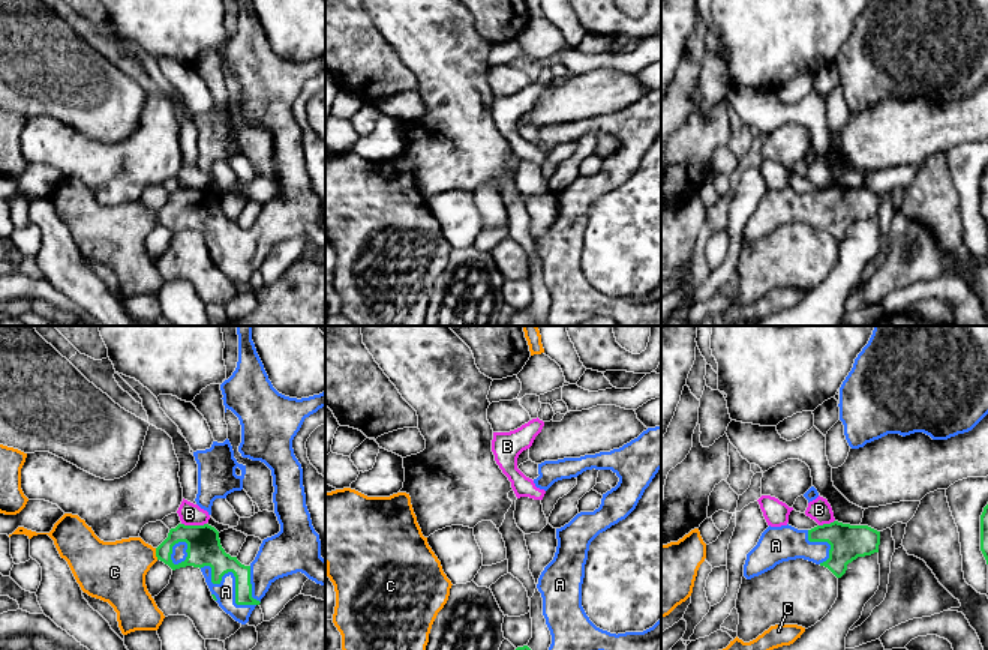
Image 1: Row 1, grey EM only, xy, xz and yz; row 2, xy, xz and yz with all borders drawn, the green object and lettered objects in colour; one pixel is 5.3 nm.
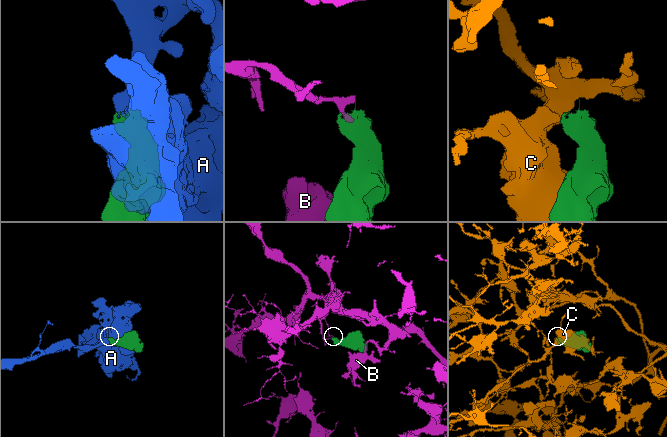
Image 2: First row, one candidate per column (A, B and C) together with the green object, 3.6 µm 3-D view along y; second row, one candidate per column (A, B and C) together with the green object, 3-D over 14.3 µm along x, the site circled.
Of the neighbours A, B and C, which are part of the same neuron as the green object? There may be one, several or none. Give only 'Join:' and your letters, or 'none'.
Join: A

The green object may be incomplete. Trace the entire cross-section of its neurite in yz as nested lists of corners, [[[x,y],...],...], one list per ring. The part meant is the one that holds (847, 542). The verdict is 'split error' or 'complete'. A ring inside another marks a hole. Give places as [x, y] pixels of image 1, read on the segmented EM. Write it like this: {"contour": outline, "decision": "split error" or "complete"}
{"contour": [[[838,521],[811,530],[798,530],[789,524],[769,525],[747,554],[744,576],[751,579],[783,561],[804,558],[828,567],[837,578],[841,578],[849,563],[879,552],[879,545],[880,531],[868,525]]], "decision": "split error"}

